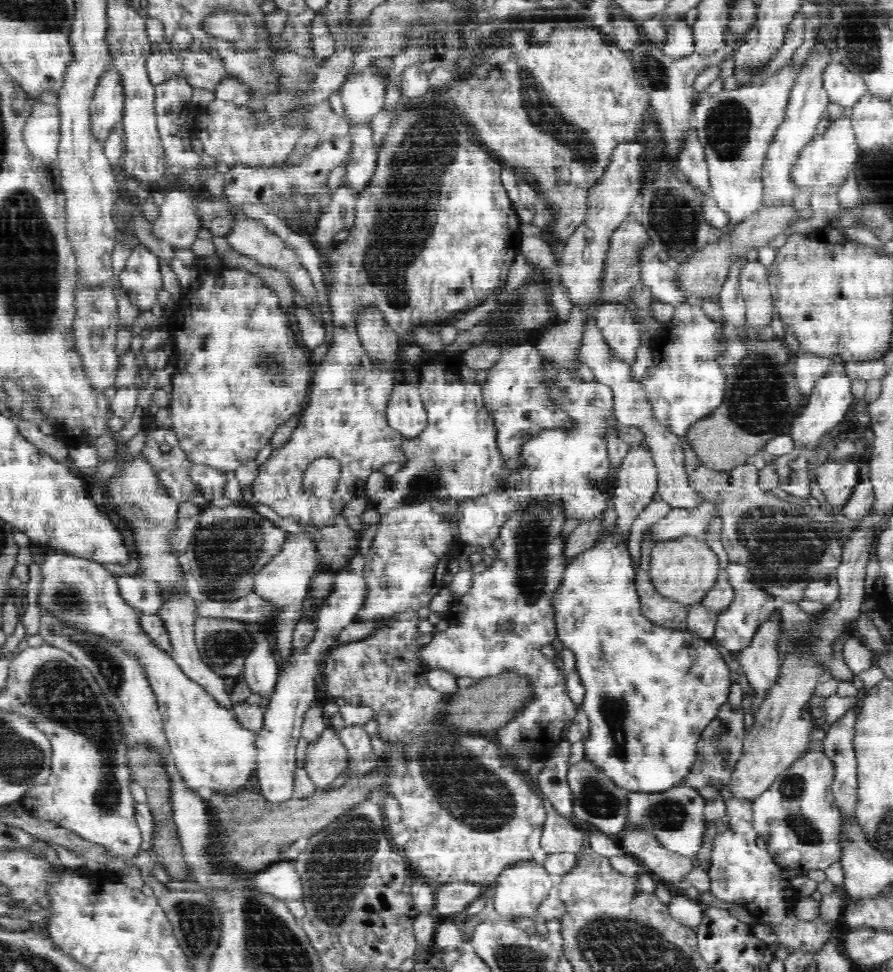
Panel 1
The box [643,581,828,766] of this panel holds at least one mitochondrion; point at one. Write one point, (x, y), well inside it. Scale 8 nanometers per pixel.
(795, 630)

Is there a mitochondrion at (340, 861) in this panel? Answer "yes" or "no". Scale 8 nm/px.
yes

